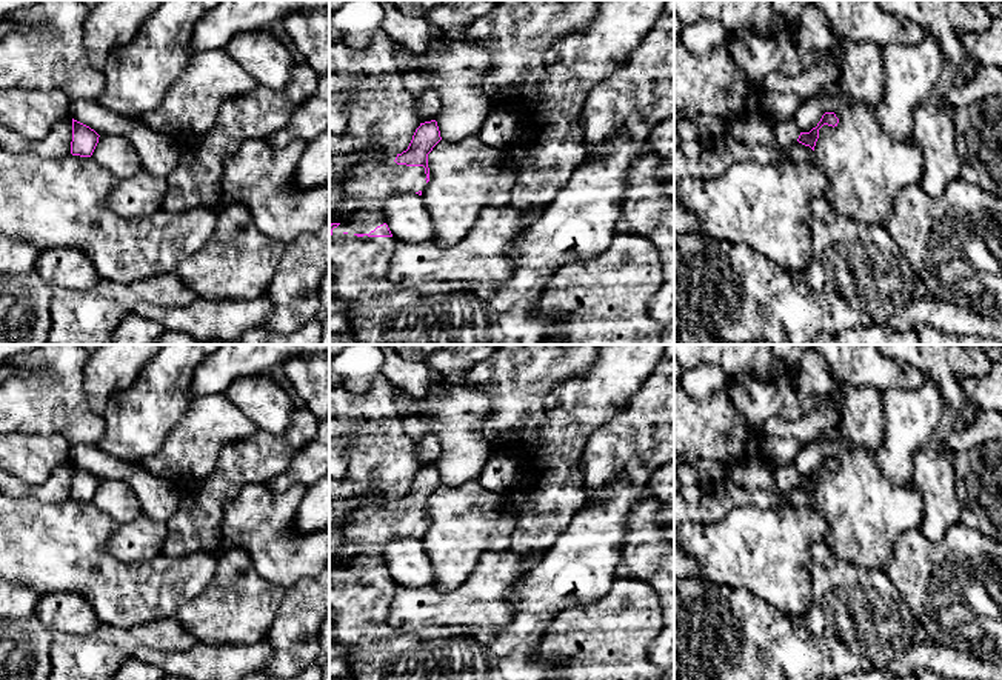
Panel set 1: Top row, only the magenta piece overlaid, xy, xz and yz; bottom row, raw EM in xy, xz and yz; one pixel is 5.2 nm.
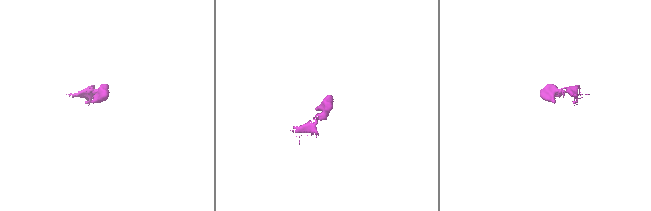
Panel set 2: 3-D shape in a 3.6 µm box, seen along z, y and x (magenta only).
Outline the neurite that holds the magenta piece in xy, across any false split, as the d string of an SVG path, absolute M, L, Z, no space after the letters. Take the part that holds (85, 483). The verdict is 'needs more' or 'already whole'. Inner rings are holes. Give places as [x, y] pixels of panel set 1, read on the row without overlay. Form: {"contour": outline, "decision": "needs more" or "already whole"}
{"contour": "M72 463L71 498L91 502L99 488L99 482L94 474Z", "decision": "already whole"}

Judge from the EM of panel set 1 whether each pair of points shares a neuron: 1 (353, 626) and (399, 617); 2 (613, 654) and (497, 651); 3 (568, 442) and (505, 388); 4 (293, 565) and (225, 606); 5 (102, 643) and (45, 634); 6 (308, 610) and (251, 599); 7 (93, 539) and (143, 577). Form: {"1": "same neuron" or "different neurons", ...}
{"1": "different neurons", "2": "different neurons", "3": "different neurons", "4": "different neurons", "5": "different neurons", "6": "different neurons", "7": "same neuron"}

